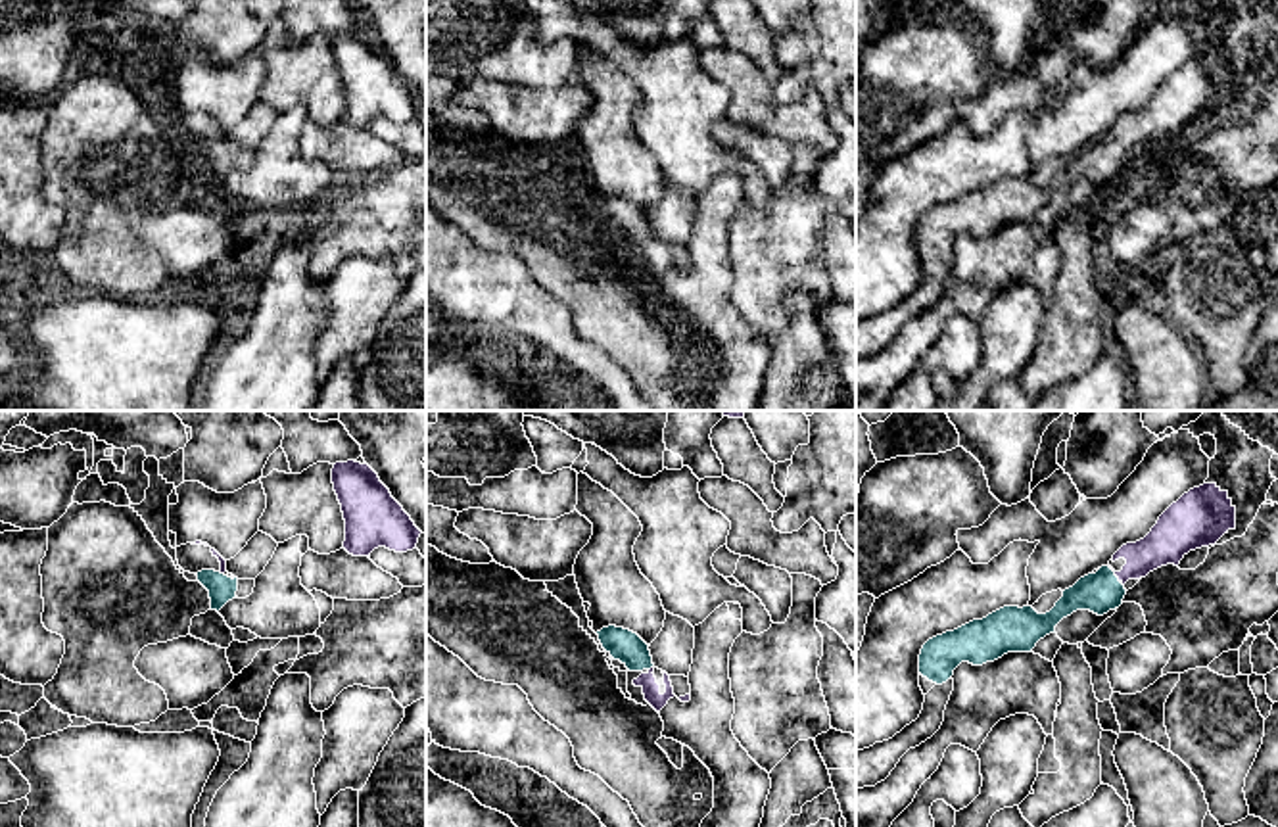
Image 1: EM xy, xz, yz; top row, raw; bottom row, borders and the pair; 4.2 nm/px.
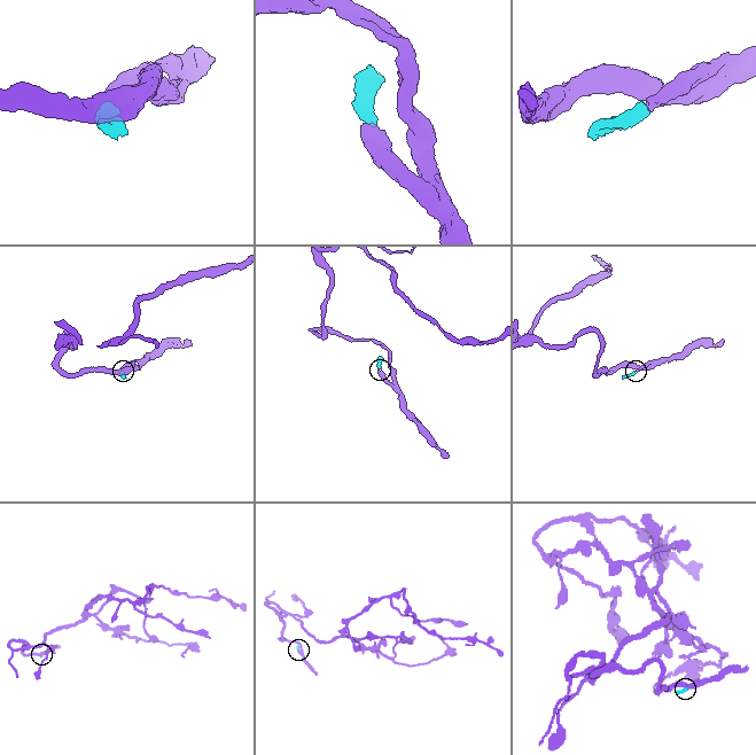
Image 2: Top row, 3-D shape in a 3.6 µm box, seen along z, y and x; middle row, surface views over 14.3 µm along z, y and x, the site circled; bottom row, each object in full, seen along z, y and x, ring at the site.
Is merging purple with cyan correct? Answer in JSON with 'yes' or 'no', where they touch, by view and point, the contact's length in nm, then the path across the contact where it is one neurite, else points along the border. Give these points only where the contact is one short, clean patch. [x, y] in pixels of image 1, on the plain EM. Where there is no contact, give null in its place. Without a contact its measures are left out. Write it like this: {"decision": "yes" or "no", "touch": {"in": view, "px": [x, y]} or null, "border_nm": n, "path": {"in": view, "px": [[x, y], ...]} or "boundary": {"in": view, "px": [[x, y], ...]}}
{"decision": "yes", "touch": {"in": "yz", "px": [1115, 144]}, "border_nm": 110, "path": {"in": "yz", "px": [[1165, 114], [1129, 142], [1115, 144], [1102, 162]]}}

